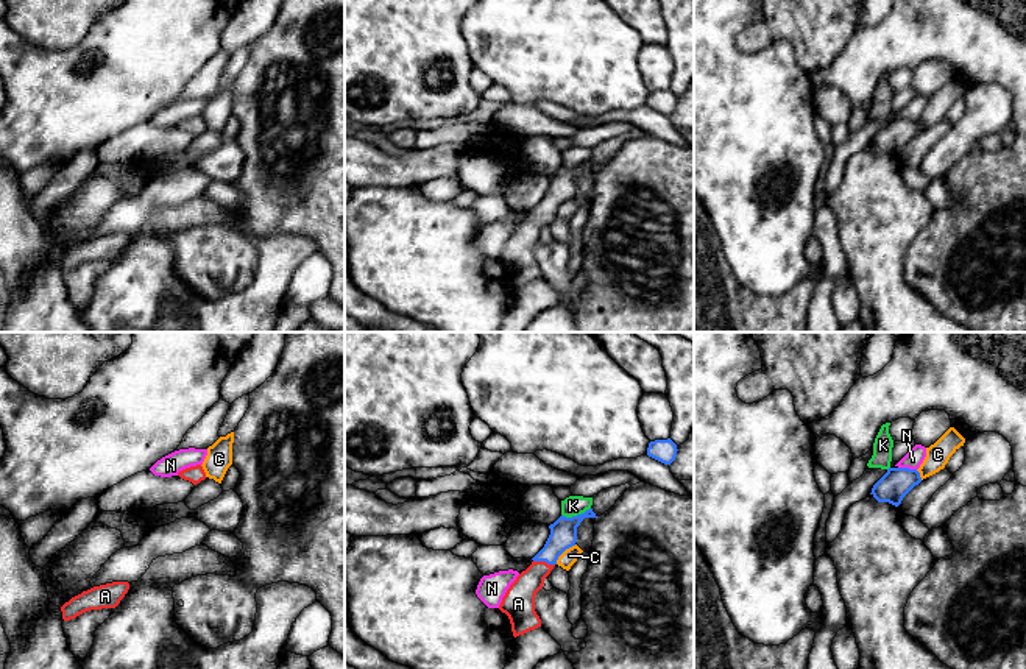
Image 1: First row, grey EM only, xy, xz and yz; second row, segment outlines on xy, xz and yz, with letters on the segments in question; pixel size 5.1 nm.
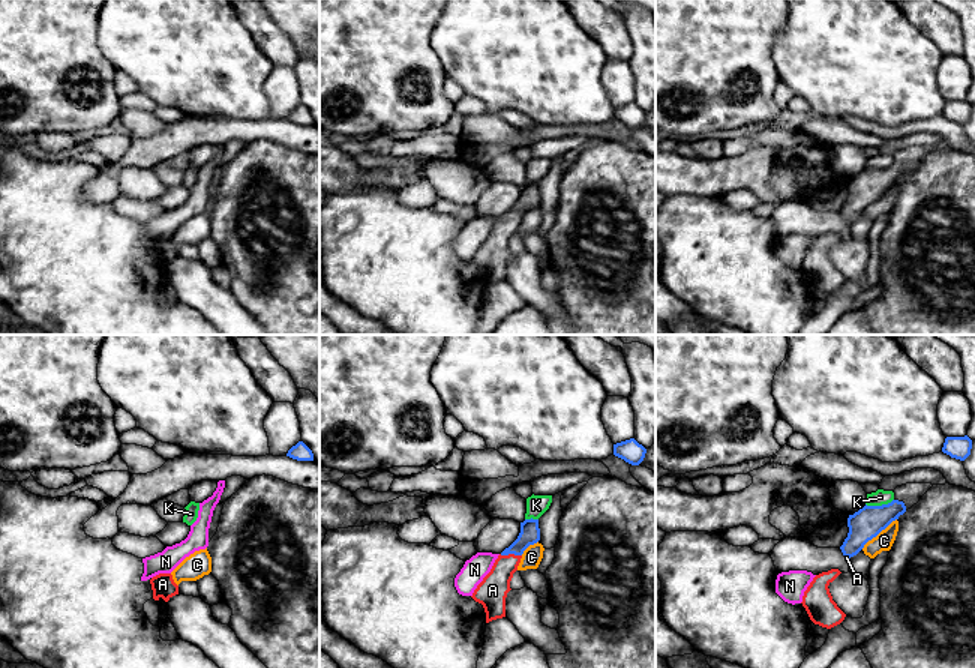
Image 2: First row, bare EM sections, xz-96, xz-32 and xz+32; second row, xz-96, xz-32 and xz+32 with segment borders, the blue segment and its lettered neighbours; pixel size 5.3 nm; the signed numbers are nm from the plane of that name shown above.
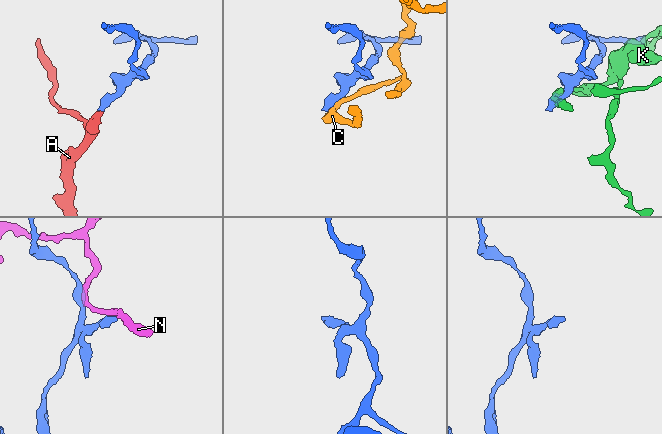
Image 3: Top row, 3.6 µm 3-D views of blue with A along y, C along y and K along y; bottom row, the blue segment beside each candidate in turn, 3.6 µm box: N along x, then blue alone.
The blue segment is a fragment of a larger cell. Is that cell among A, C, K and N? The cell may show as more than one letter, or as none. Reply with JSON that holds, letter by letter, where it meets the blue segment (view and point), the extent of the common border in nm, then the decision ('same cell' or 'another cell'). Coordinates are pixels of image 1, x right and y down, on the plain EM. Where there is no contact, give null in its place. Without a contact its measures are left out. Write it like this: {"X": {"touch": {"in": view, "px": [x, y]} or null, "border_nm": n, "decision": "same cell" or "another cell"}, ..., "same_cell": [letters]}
{"A": {"touch": {"in": "xz", "px": [544, 211]}, "border_nm": 110, "decision": "same cell"}, "C": {"touch": {"in": "xz", "px": [563, 201]}, "border_nm": 150, "decision": "another cell"}, "K": {"touch": {"in": "xz", "px": [577, 166]}, "border_nm": 160, "decision": "another cell"}, "N": {"touch": {"in": "yz", "px": [908, 119]}, "border_nm": 100, "decision": "another cell"}, "same_cell": ["A"]}

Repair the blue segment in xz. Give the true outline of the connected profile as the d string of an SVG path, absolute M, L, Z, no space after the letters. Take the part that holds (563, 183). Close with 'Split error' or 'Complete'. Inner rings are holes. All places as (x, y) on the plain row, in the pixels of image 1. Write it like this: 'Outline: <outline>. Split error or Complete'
Outline: M589 159L572 168L561 165L550 175L550 186L544 198L532 209L532 215L516 228L502 248L499 260L508 267L515 288L541 278L541 270L535 262L535 246L543 239L544 229L557 215L558 207L575 196L577 178L585 168L597 167Z. Split error

